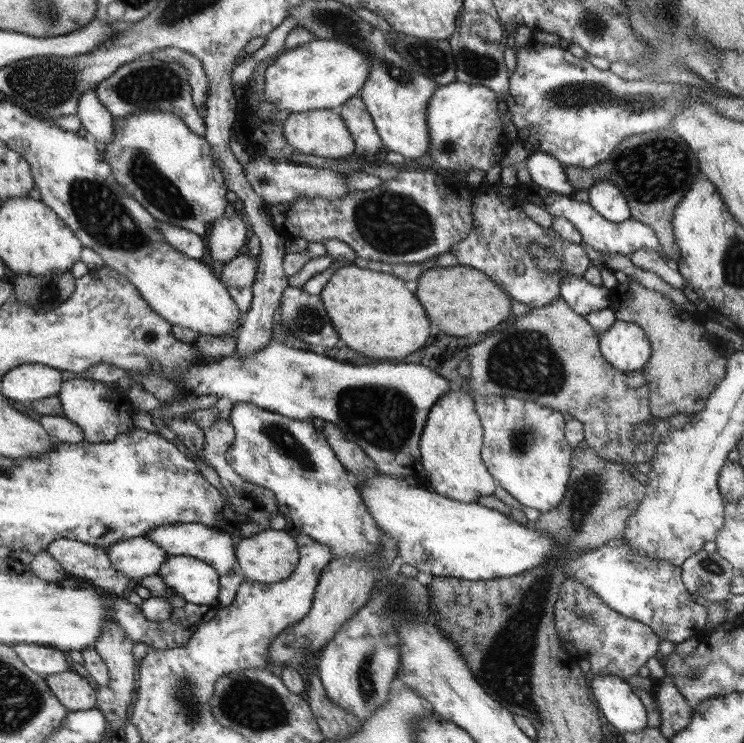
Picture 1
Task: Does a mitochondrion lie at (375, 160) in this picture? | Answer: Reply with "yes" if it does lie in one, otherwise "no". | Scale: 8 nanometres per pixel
no

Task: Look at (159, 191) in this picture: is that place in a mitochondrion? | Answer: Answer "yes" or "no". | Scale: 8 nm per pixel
yes

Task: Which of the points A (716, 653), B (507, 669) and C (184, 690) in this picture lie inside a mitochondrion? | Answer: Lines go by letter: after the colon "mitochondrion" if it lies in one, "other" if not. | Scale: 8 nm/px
A: other
B: mitochondrion
C: mitochondrion

